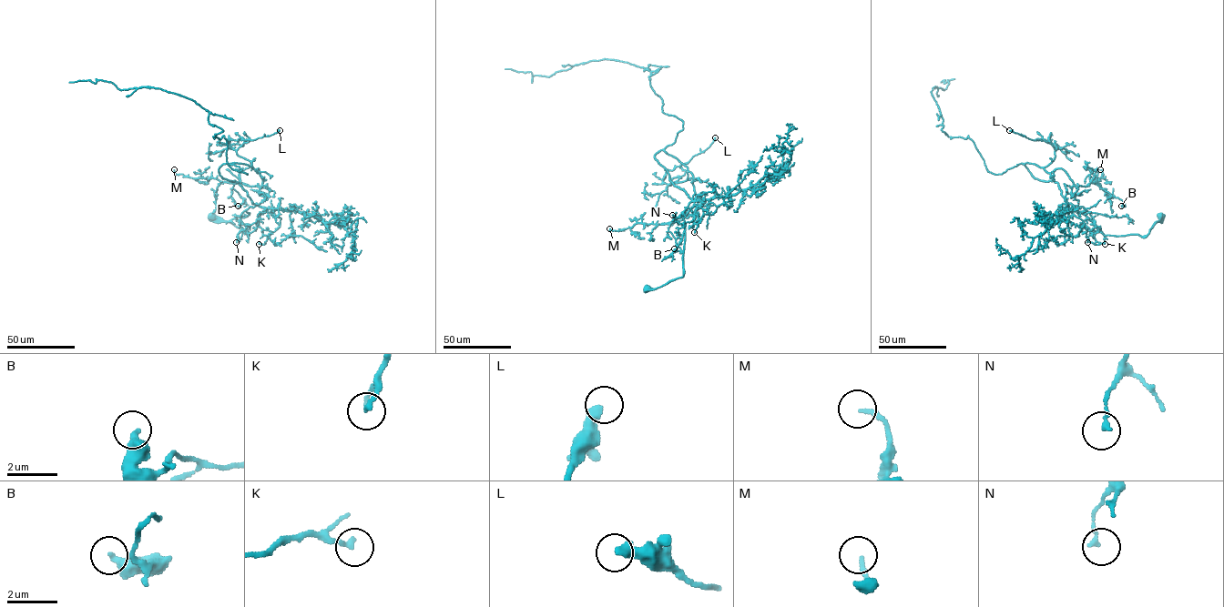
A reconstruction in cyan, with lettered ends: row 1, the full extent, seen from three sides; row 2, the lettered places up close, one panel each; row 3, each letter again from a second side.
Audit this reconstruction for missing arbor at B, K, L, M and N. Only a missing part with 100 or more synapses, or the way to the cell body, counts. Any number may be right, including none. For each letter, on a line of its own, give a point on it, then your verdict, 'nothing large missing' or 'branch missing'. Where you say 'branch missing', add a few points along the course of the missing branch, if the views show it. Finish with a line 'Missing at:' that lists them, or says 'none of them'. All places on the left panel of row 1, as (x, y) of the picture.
B: at (238, 206); nothing large missing
K: at (259, 244); nothing large missing
L: at (280, 130); nothing large missing
M: at (174, 169); nothing large missing
N: at (236, 242); nothing large missing
Missing at: none of them

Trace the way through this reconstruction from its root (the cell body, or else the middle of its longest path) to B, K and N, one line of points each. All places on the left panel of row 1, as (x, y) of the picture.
B: (210, 217), (249, 235), (240, 215), (256, 205), (223, 164), (262, 180), (233, 185), (238, 206)
K: (210, 217), (231, 222), (247, 236), (240, 214), (257, 205), (271, 207), (280, 225), (264, 244), (259, 244)
N: (210, 217), (231, 222), (247, 236), (240, 214), (249, 207), (262, 207), (236, 242)

